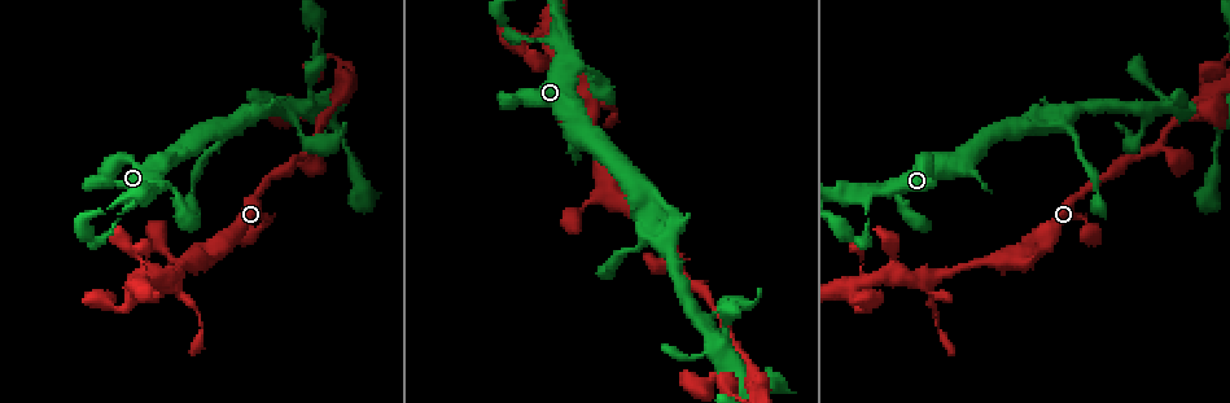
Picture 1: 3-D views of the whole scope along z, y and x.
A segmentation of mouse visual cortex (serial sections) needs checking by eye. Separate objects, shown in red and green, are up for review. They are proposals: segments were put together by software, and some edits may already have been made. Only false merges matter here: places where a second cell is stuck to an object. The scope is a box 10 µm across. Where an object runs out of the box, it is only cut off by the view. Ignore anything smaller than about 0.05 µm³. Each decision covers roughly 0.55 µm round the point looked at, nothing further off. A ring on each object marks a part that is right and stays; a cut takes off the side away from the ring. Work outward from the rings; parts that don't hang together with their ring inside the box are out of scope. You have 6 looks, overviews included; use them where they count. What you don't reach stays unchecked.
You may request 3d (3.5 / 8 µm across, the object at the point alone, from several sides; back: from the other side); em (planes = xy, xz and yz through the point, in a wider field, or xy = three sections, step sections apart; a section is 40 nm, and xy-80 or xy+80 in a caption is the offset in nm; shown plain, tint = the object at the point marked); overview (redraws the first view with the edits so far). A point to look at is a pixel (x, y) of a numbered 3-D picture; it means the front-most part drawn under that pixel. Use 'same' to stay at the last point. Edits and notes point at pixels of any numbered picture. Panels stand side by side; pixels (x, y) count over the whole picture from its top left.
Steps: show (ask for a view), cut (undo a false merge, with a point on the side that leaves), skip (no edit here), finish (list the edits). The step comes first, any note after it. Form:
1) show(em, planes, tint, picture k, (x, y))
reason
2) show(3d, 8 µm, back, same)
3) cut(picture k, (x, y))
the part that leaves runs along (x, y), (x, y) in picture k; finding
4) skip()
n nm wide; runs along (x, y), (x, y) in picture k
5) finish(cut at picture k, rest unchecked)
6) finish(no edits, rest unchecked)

show(em, planes, tint, picture 1, (592, 105))
a fork

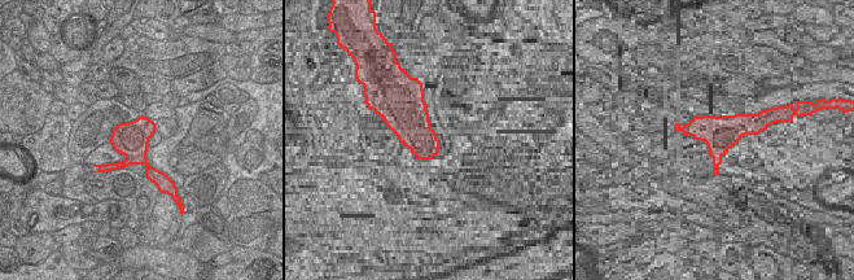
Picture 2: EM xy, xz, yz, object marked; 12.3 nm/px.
show(3d, 3.5 µm, same)

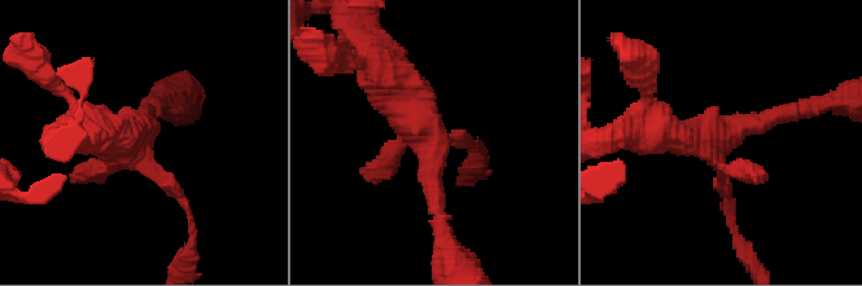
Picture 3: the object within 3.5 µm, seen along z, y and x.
skip()
420 nm wide; runs along (441, 218), (433, 144), (381, 71) in picture 3; one cell here

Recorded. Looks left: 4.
show(3d, 3.5 µm, picture 1, (1020, 130))
a fork

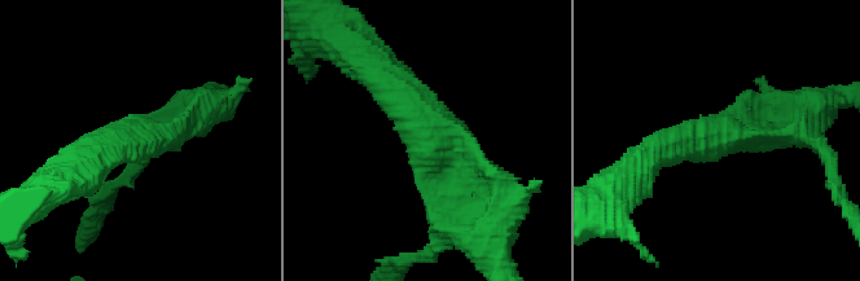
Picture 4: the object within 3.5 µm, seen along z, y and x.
show(em, xy, step 5, tint, picture 4, (443, 143))
need the tissue

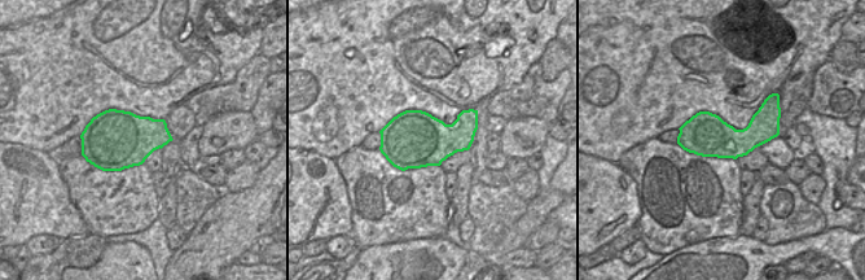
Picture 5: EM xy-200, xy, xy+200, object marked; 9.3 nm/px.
skip()
550 nm wide; runs along (384, 82), (503, 192) in picture 4; continuous, no second cell

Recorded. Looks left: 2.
show(3d, 3.5 µm, picture 1, (1171, 110))
thin neck

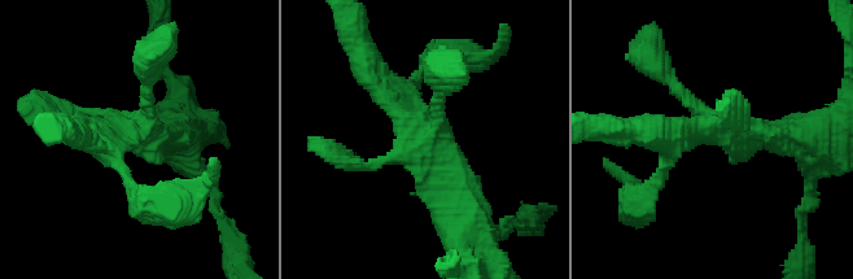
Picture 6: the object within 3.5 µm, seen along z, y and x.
show(em, xy, step 5, tint, picture 6, (417, 133))
need the tissue

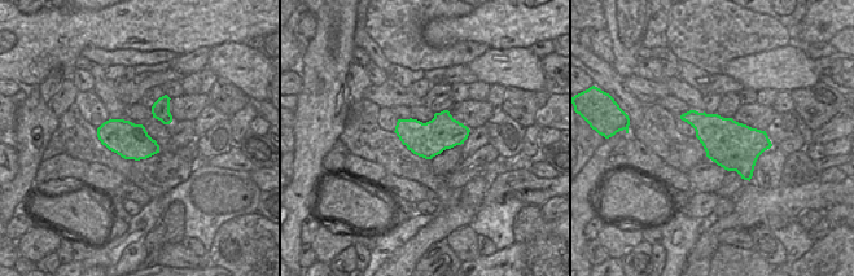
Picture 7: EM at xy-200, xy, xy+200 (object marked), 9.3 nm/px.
skip()
runs along (366, 68), (441, 160), (462, 206) in picture 6; all the same cell

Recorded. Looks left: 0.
finish(no edits, rest unchecked)

